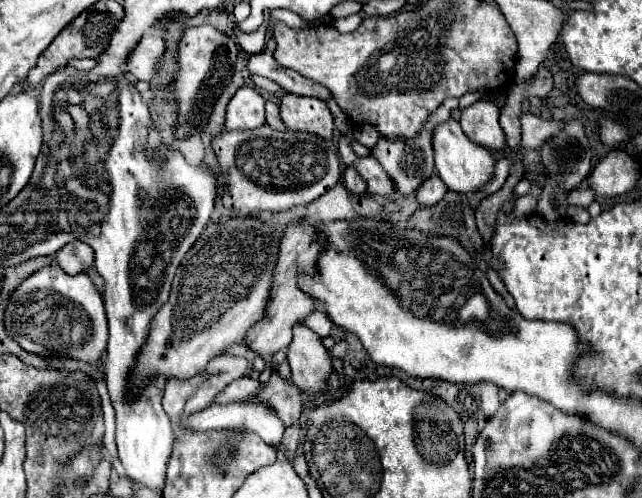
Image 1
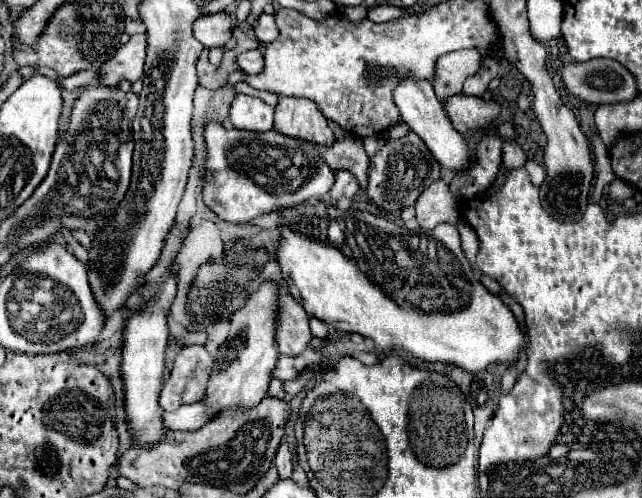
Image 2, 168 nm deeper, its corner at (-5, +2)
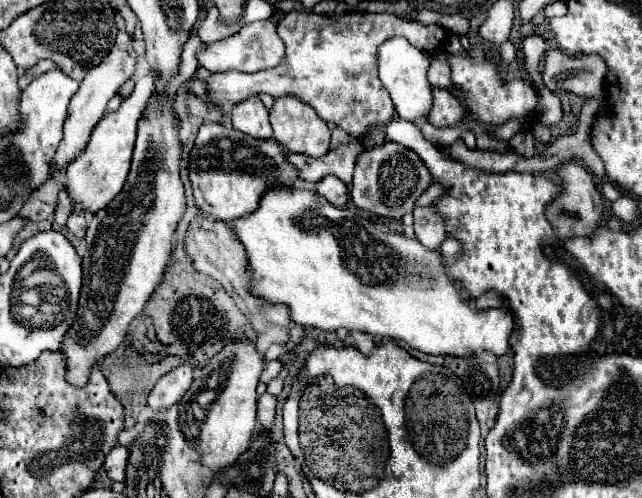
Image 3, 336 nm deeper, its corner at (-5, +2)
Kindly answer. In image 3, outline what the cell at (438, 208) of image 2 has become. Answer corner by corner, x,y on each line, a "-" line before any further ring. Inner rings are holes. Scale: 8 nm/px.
416,207
414,209
414,229
416,229
416,239
426,247
426,249
438,249
442,241
446,239
444,223
436,215
434,207

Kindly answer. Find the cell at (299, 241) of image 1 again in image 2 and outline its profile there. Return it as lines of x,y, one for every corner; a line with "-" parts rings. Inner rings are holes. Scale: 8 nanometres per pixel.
264,281
260,289
250,295
246,307
232,315
228,339
214,353
214,371
210,375
206,391
206,403
214,415
226,407
256,405
266,397
268,383
280,355
278,341
274,337
278,325
278,289
280,285
276,281

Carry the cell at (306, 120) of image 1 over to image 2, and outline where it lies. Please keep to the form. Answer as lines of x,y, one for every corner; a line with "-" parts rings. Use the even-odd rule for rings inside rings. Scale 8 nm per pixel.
280,97
276,105
274,127
290,137
300,137
320,145
334,143
334,133
328,125
328,119
310,99

